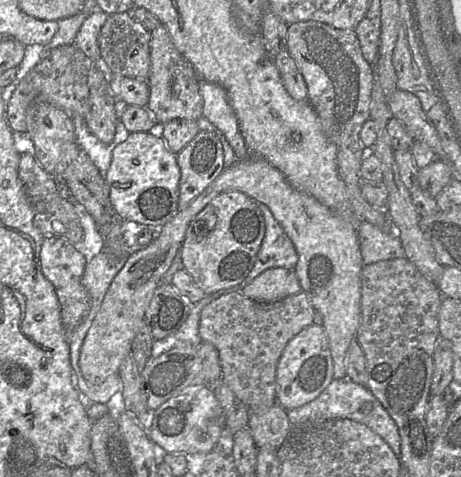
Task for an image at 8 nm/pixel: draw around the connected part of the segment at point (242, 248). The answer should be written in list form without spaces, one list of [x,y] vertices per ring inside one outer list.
[[[239,191],[220,193],[187,226],[179,250],[182,269],[206,295],[226,292],[250,272],[264,233],[264,218],[256,201]]]

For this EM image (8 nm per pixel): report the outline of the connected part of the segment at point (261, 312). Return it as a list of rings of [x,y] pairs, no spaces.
[[[240,291],[222,294],[208,303],[200,313],[201,342],[212,344],[218,351],[221,381],[249,410],[264,410],[276,403],[276,366],[290,339],[314,324],[315,310],[304,291],[277,302],[249,299]]]

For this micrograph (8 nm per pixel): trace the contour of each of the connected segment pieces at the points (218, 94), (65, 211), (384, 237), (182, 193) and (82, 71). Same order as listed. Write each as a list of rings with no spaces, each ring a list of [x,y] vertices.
[[[199,79],[199,92],[202,98],[202,116],[222,133],[233,149],[236,160],[248,157],[247,147],[225,89]]]
[[[20,154],[18,177],[34,211],[33,224],[44,238],[61,238],[71,244],[80,242],[83,229],[74,206],[60,197],[55,179],[38,163],[35,156]]]
[[[358,221],[363,267],[382,260],[405,257],[397,232],[387,232],[367,221]]]
[[[199,130],[177,153],[180,170],[178,210],[186,208],[224,169],[223,148],[216,133]]]
[[[74,44],[60,45],[48,52],[48,54],[18,83],[6,106],[6,117],[12,131],[27,132],[26,114],[29,105],[38,96],[43,96],[49,103],[64,111],[71,119],[85,119],[89,112],[89,88],[88,73],[94,66],[93,60],[87,57],[83,51]]]

